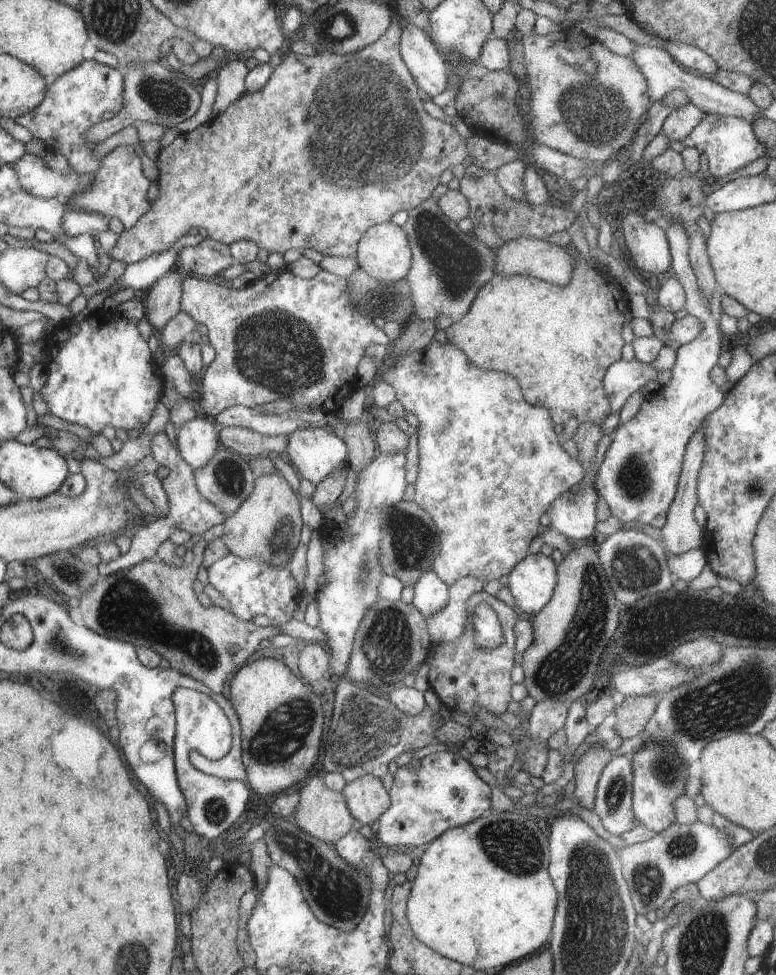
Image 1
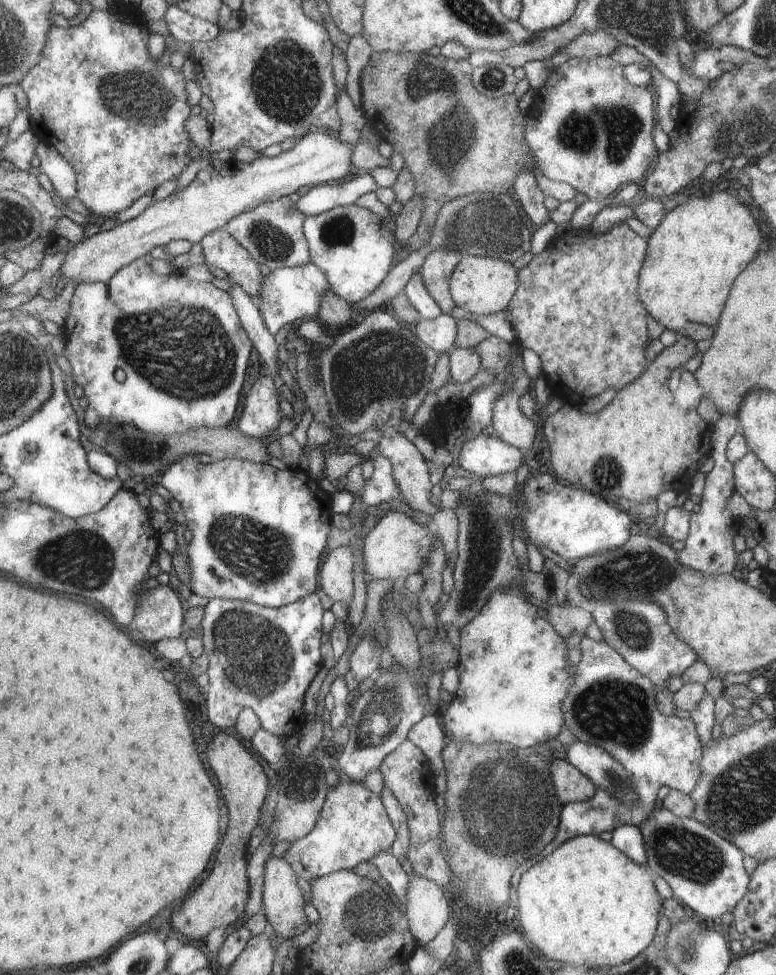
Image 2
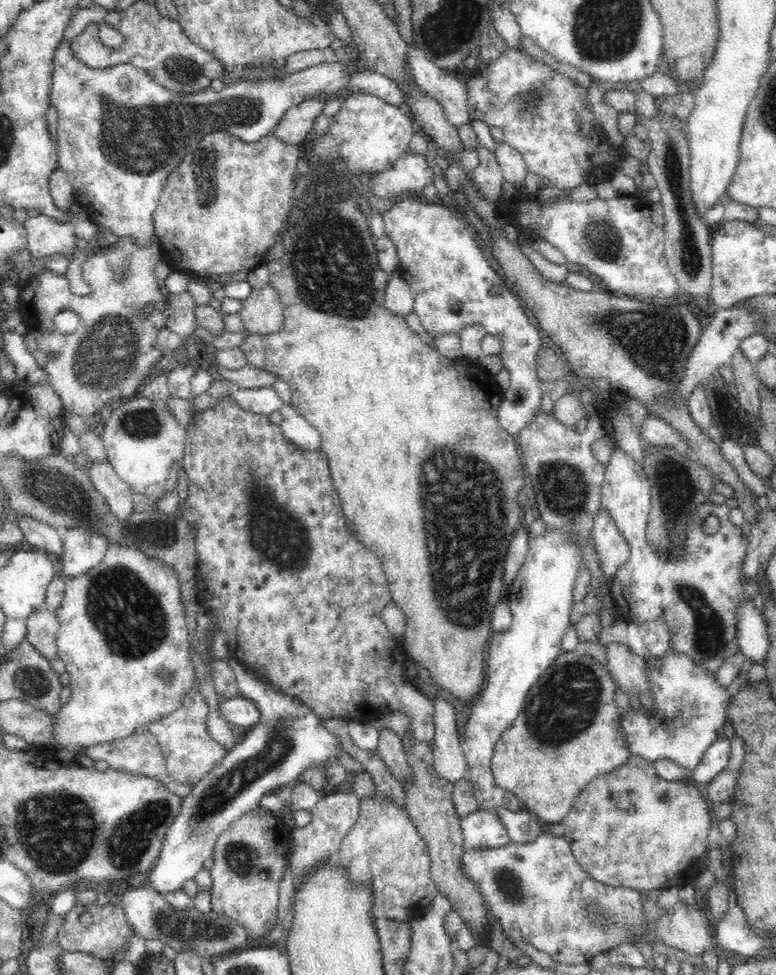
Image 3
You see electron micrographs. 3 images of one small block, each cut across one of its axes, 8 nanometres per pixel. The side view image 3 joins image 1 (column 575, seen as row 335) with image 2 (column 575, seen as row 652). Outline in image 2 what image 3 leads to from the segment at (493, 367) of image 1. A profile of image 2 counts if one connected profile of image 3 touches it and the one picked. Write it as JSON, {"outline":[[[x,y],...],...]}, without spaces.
{"outline":[[[680,334],[672,346],[665,347],[652,360],[646,372],[643,372],[634,383],[616,391],[613,400],[594,414],[582,414],[579,407],[564,404],[552,416],[546,416],[542,428],[548,440],[551,452],[550,464],[556,476],[560,476],[565,483],[577,484],[596,493],[596,496],[602,497],[612,505],[624,506],[626,510],[636,512],[636,518],[640,520],[657,516],[659,494],[668,491],[688,492],[691,478],[698,472],[696,466],[698,460],[702,458],[700,448],[708,424],[700,418],[696,410],[690,410],[688,422],[688,412],[674,406],[672,392],[668,388],[670,370],[666,368],[683,369],[688,358],[699,355],[696,343],[693,339],[688,340],[688,337],[682,338]]]}

